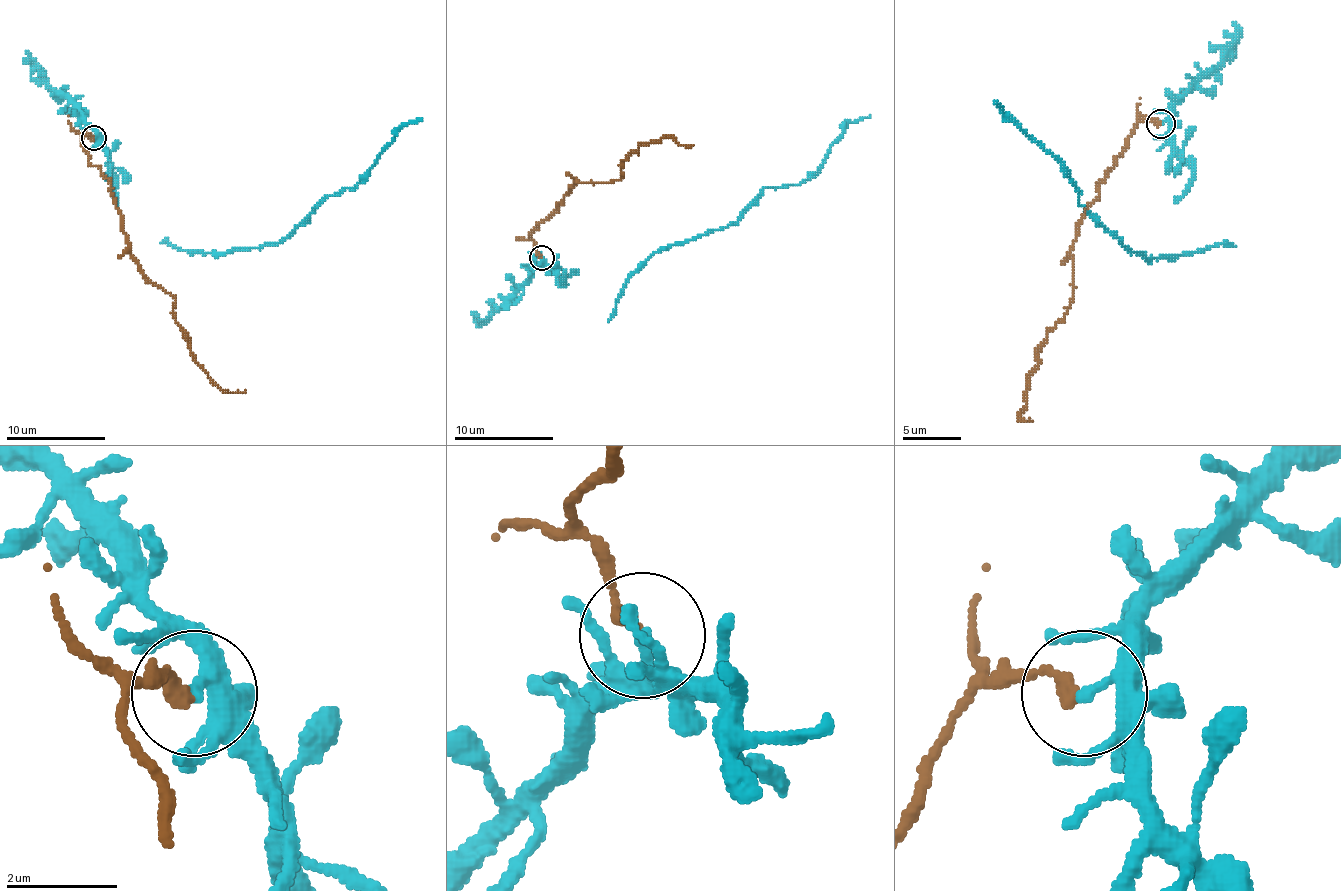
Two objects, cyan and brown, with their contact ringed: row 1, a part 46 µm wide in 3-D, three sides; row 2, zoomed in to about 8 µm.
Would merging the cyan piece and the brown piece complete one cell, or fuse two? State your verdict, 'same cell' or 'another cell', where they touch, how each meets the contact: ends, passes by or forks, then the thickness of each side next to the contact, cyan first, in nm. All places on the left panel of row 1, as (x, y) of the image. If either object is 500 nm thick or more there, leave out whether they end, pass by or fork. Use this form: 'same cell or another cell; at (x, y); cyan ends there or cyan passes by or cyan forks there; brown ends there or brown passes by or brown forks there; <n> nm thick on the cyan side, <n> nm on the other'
another cell; at (94, 137); cyan passes by; brown ends there; 180 nm thick on the cyan side, 240 nm on the other

